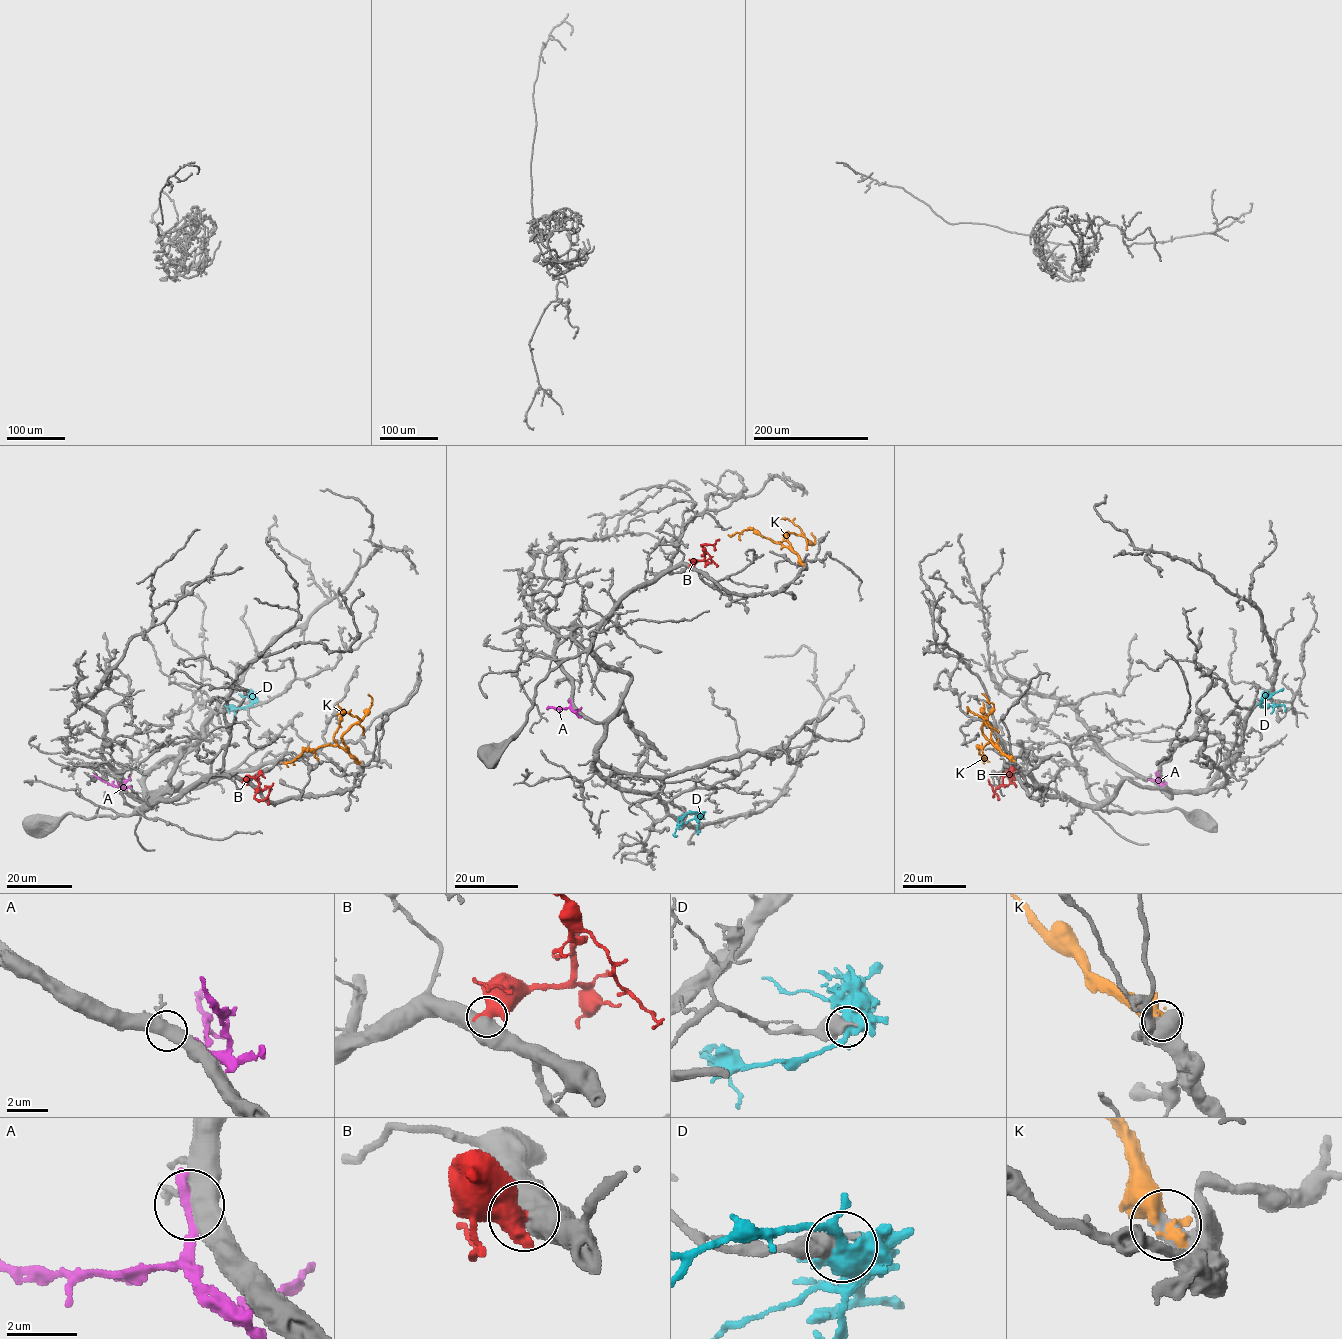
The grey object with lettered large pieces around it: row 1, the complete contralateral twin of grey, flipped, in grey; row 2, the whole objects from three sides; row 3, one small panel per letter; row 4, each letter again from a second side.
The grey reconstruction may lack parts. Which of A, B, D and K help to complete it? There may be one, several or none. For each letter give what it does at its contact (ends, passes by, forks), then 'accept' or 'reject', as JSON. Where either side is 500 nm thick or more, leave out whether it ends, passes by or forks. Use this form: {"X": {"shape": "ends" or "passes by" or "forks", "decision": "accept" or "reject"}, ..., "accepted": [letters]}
{"A": {"shape": "ends", "decision": "reject"}, "B": {"decision": "reject"}, "D": {"decision": "reject"}, "K": {"decision": "accept"}, "accepted": ["K"]}

